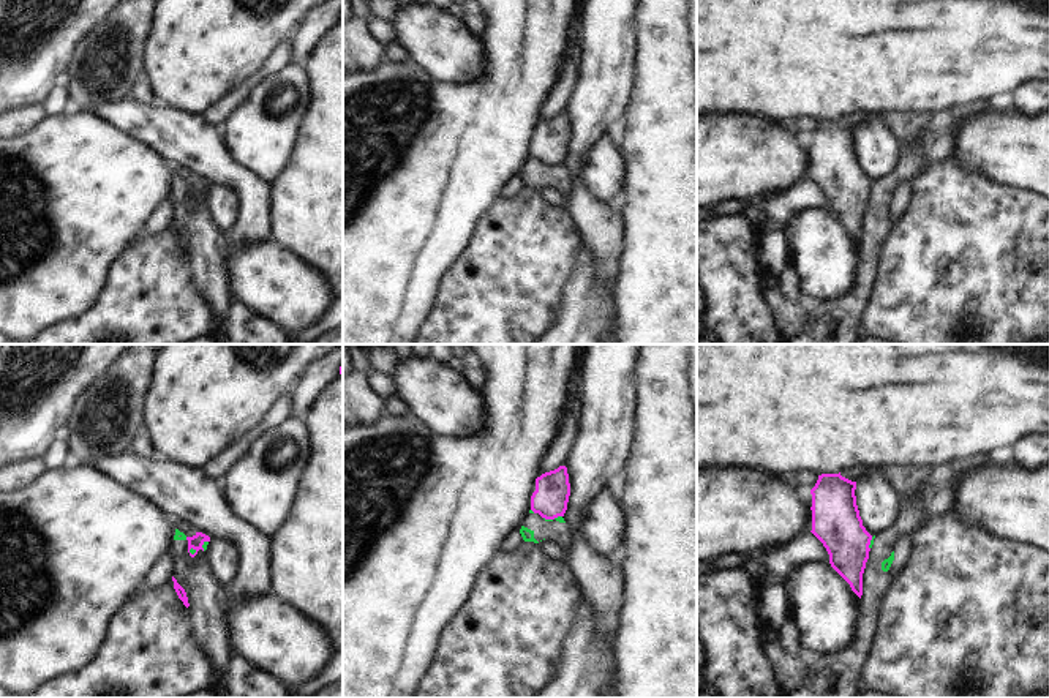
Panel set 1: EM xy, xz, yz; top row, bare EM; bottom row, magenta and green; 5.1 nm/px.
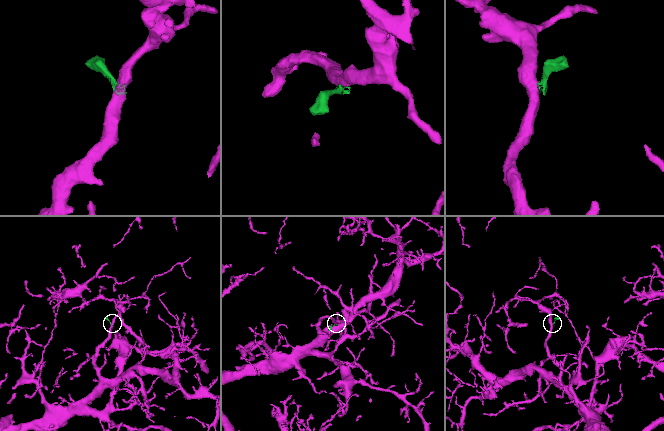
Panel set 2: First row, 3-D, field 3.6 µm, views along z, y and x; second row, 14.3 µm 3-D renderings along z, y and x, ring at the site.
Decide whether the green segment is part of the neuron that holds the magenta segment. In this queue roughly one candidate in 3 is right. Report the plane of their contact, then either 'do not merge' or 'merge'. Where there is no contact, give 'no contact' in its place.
xz | do not merge

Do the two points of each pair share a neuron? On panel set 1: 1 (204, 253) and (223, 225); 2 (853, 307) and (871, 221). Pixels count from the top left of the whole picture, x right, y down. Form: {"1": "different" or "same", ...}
{"1": "different", "2": "same"}

